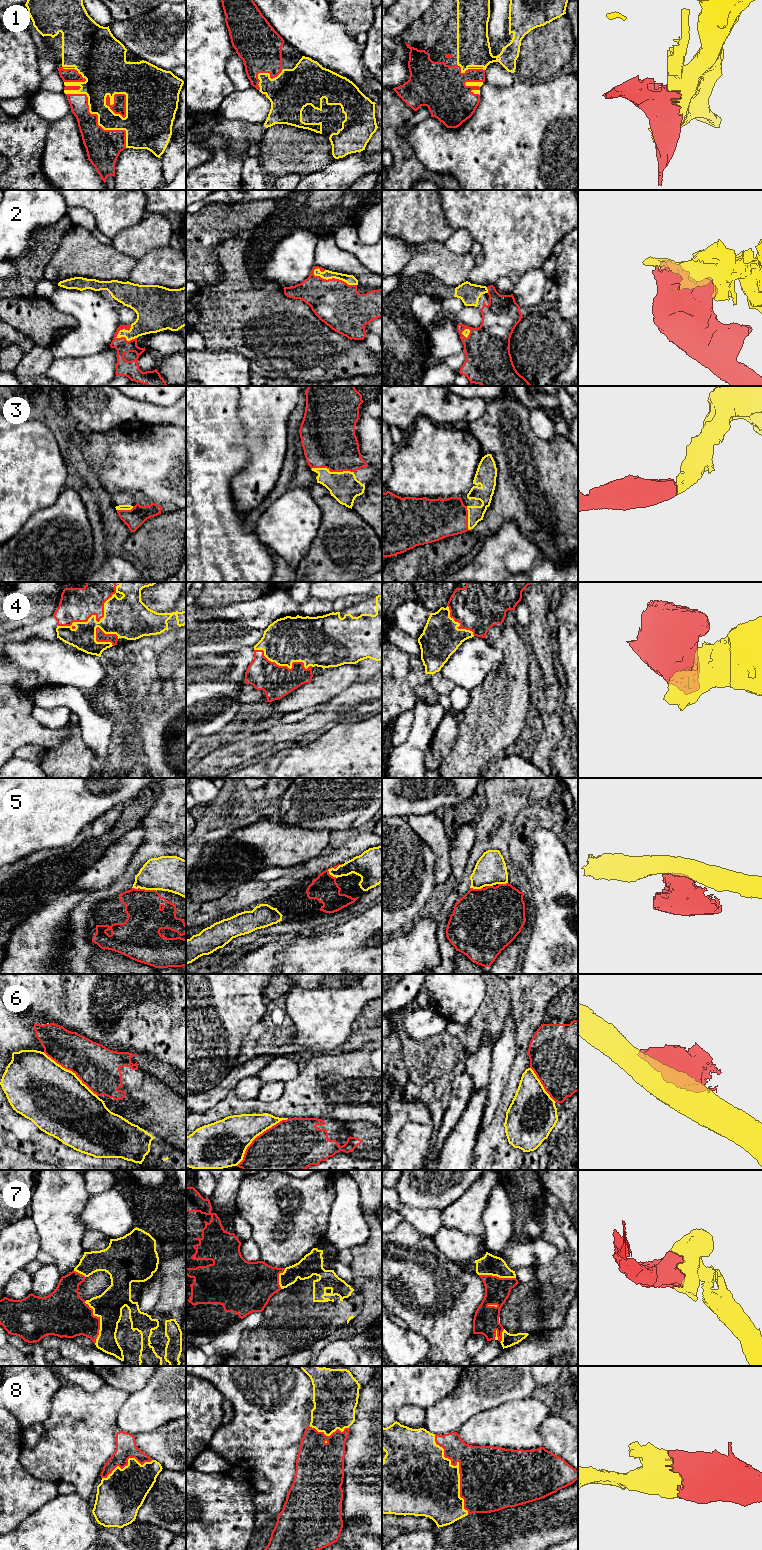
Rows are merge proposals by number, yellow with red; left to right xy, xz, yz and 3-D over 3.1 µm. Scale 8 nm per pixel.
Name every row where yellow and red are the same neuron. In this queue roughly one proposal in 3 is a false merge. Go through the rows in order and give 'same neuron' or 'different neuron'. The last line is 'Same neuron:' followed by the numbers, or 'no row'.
1: different neuron
2: same neuron
3: same neuron
4: same neuron
5: different neuron
6: different neuron
7: same neuron
8: same neuron
Same neuron: 2, 3, 4, 7, 8

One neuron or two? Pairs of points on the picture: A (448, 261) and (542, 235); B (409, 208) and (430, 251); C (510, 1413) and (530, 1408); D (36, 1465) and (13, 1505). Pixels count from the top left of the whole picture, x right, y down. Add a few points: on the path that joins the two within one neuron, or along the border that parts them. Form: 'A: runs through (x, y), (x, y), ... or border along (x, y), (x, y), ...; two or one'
A: border along (476, 265), (471, 269), (466, 280); two
B: border along (443, 242), (422, 241), (415, 243); two
C: runs through (515, 1413), (525, 1413); one
D: border along (19, 1454), (19, 1463), (29, 1473), (53, 1482); two

